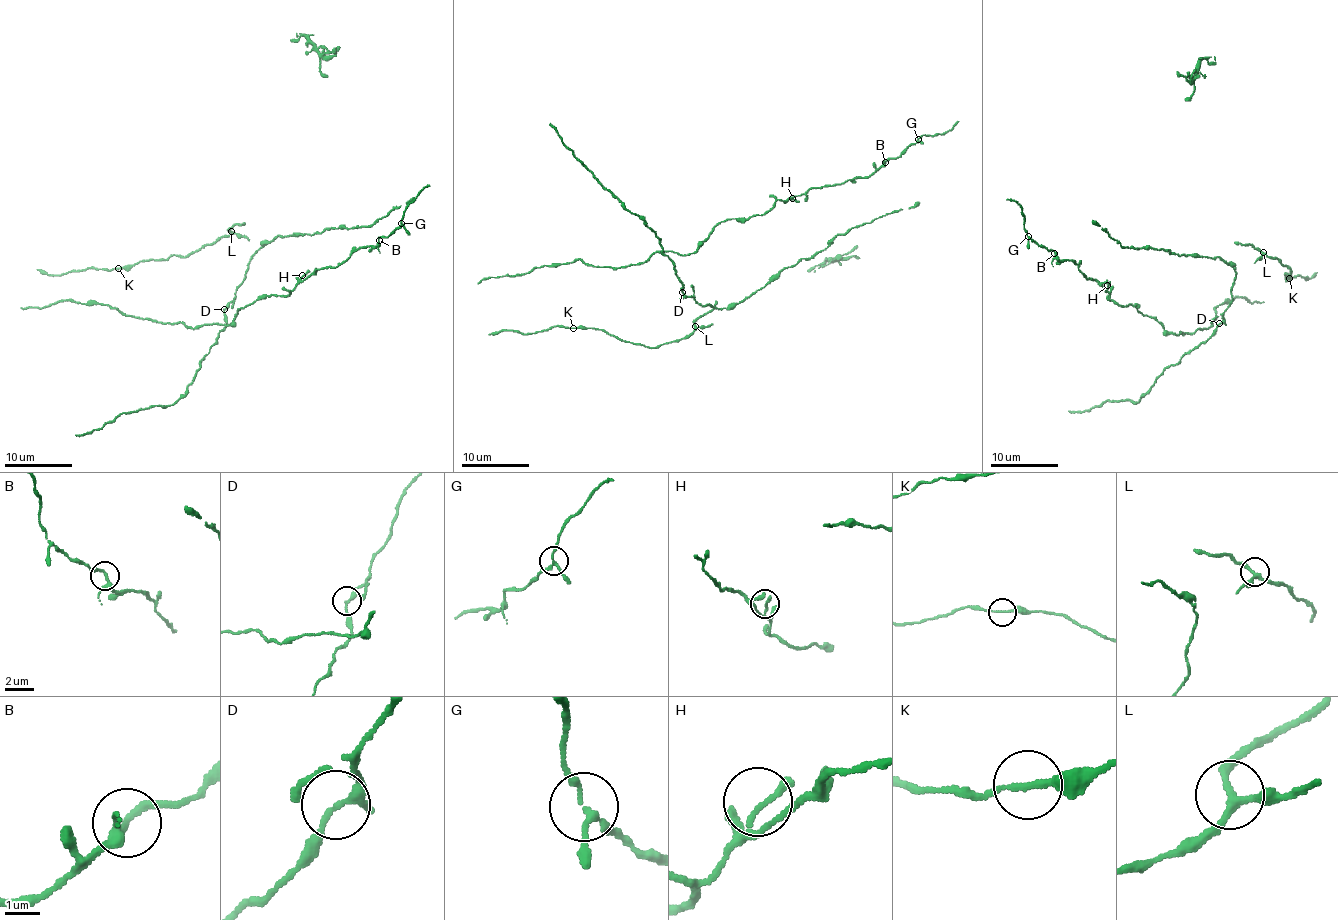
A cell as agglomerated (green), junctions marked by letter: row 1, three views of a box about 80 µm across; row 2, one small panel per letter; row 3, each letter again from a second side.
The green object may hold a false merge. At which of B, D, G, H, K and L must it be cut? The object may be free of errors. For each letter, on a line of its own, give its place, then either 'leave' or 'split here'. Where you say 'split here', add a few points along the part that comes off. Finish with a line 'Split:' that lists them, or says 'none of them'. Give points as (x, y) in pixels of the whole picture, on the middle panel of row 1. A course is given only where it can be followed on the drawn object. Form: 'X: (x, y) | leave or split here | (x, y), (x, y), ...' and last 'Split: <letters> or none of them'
B: (885, 162) | leave
D: (682, 292) | leave
G: (918, 139) | leave
H: (792, 198) | leave
K: (573, 328) | leave
L: (695, 326) | leave
Split: none of them

